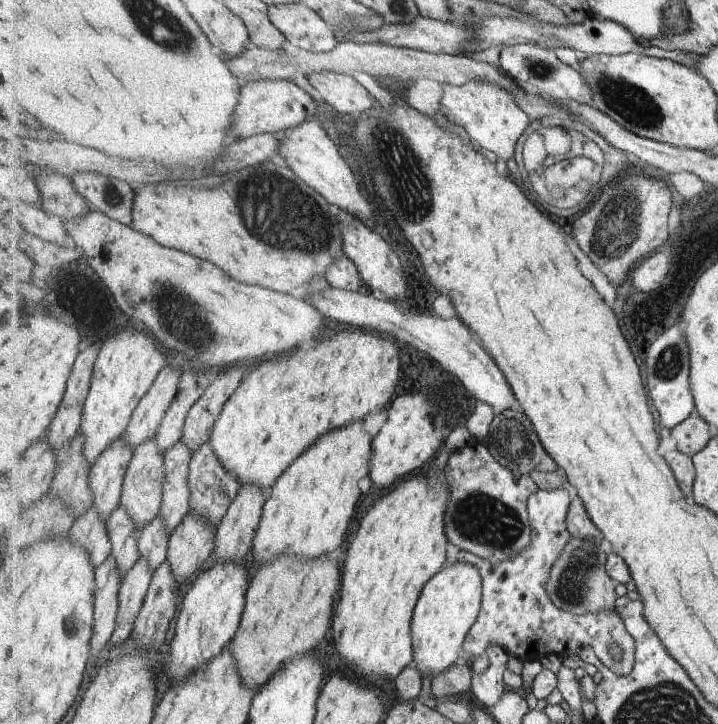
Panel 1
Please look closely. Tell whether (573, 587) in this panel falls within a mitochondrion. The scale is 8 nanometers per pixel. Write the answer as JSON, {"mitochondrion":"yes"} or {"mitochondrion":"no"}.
{"mitochondrion":"yes"}

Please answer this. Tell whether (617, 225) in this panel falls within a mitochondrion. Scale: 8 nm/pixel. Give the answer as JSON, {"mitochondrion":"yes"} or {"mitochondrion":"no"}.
{"mitochondrion":"yes"}

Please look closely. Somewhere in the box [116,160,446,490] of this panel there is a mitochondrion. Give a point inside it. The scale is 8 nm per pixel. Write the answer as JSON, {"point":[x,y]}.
{"point":[274,208]}

